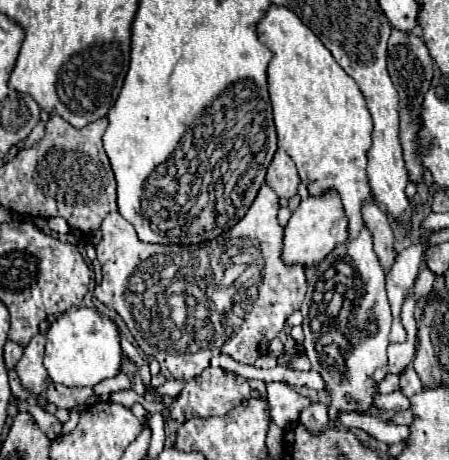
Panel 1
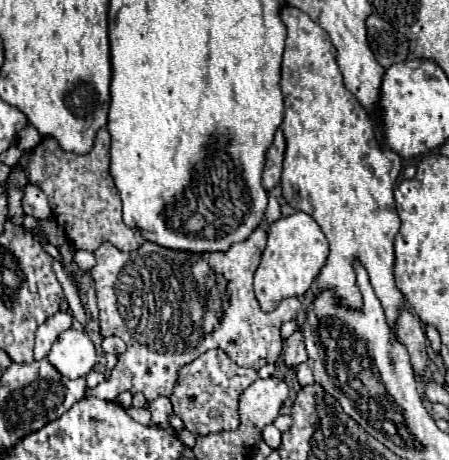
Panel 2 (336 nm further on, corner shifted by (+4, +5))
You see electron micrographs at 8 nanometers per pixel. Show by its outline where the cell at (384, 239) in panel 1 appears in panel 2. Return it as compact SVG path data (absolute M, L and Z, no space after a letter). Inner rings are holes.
M402 308L396 318L396 334L406 344L416 374L422 374L428 362L428 354L426 354L426 344L424 344L426 334L424 334L420 318L408 308Z

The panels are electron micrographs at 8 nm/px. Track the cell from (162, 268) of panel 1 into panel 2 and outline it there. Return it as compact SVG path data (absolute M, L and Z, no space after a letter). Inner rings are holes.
M260 224L244 242L232 244L226 252L180 252L158 246L154 242L144 242L134 254L124 254L110 242L102 242L96 256L96 266L90 276L96 284L96 298L100 308L100 334L120 336L128 350L118 356L118 364L112 374L96 388L86 388L86 396L100 400L114 400L120 392L128 390L132 394L142 392L148 402L158 396L170 396L178 378L178 370L196 356L210 348L222 348L238 366L258 370L266 362L276 362L282 352L280 326L294 320L300 310L298 298L284 298L272 312L264 312L254 294L254 272L260 264L260 256L266 246L266 226Z

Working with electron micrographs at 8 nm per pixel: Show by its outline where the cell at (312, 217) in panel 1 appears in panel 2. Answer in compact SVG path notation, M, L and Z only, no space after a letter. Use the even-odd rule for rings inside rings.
M296 212L270 224L268 244L254 276L254 292L260 300L262 310L268 312L270 308L274 308L274 304L278 304L278 300L286 296L302 296L306 290L310 290L322 266L326 264L326 258L328 258L326 236L322 234L322 230L318 228L316 220L310 214Z

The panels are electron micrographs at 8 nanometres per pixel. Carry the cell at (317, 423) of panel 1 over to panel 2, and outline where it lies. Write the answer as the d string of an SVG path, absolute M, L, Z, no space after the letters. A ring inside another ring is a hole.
M296 330L288 340L284 340L284 364L288 370L298 370L300 364L304 364L308 360L306 356L306 350L304 350L304 340L302 340L302 334L300 330Z

